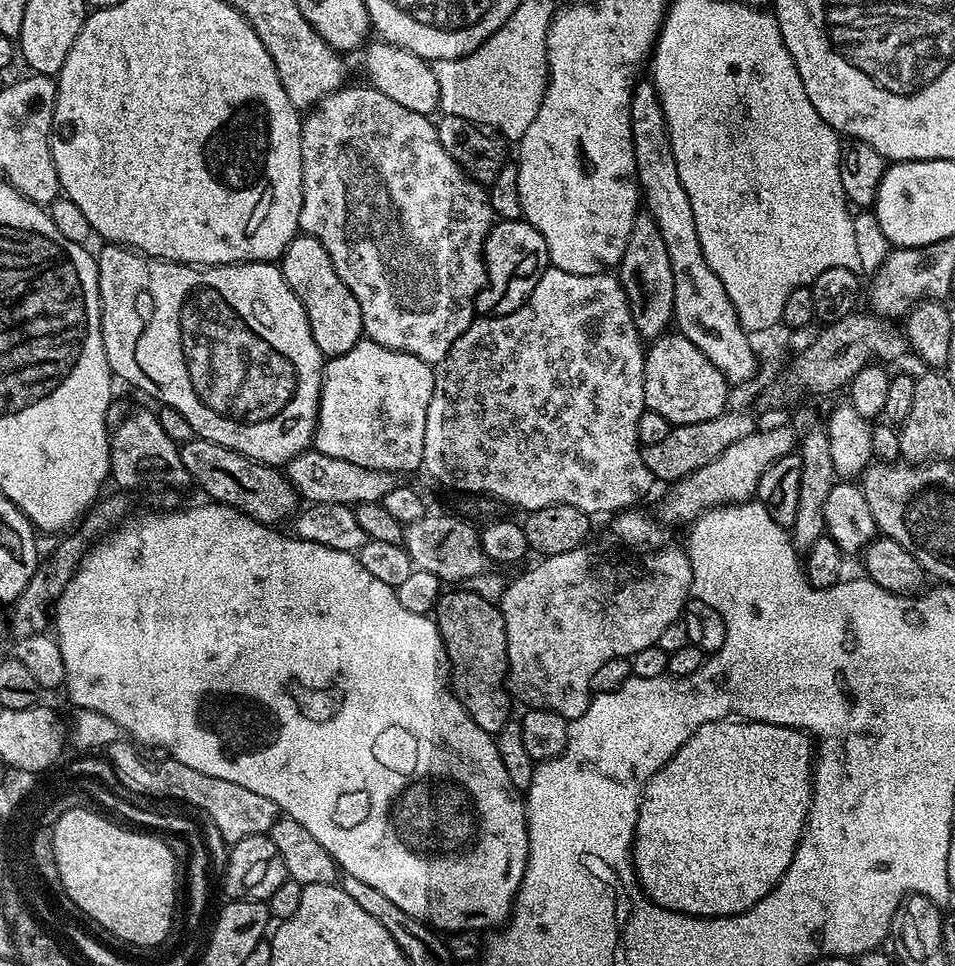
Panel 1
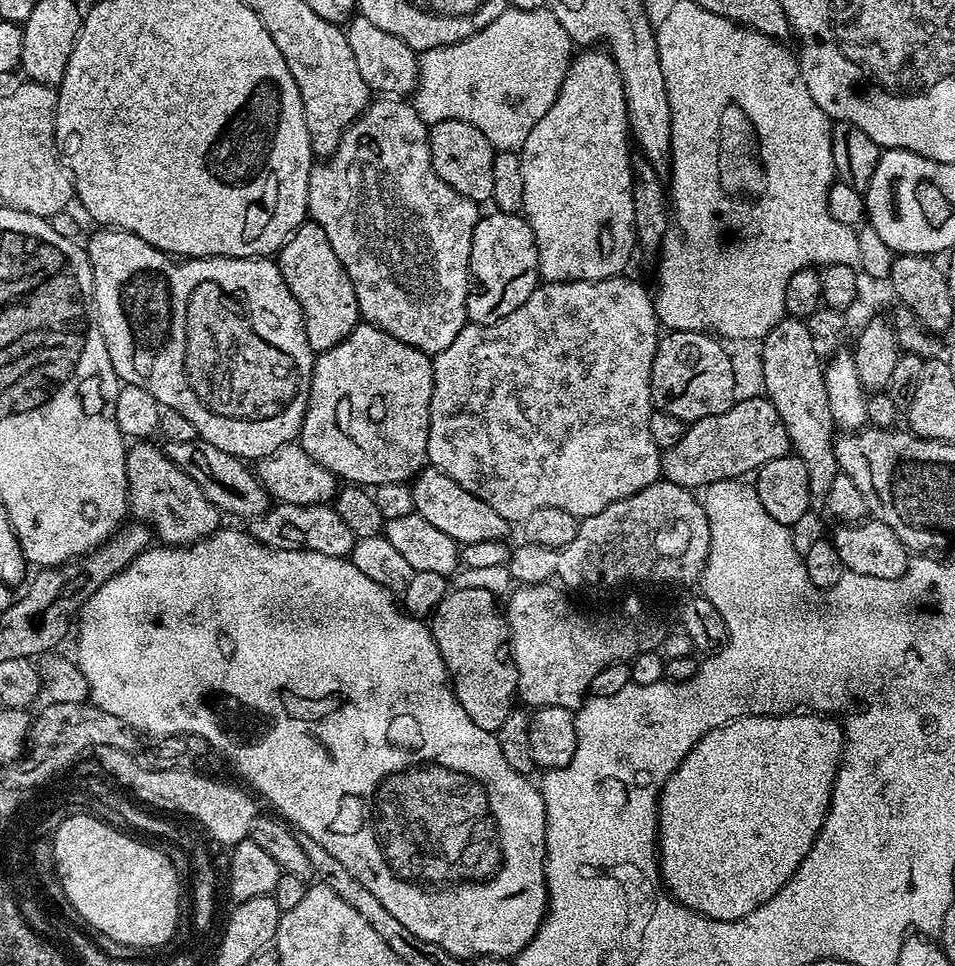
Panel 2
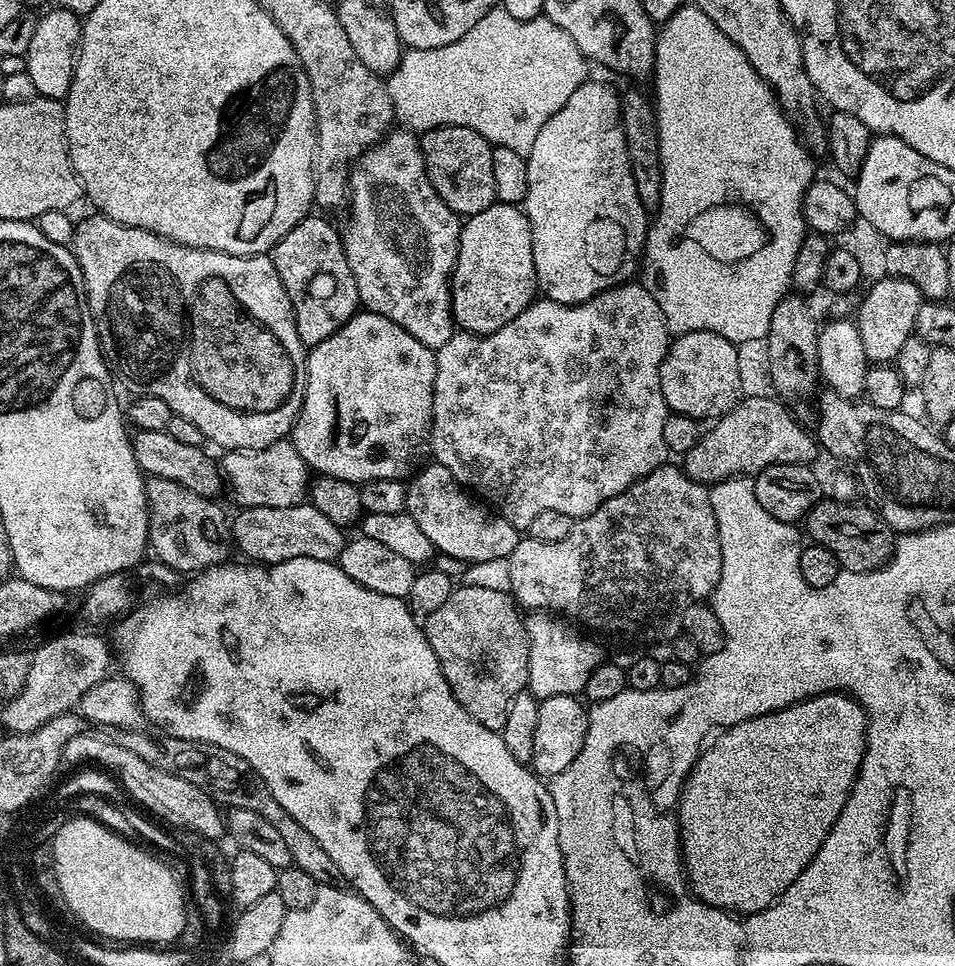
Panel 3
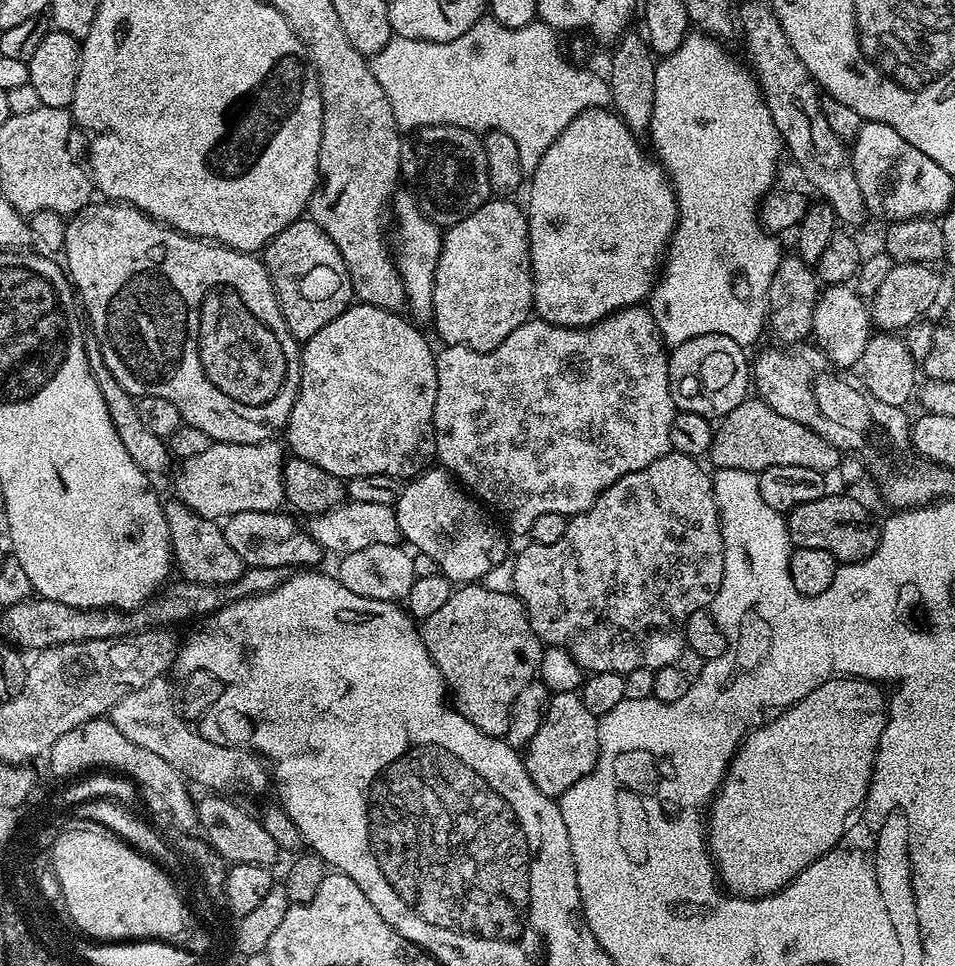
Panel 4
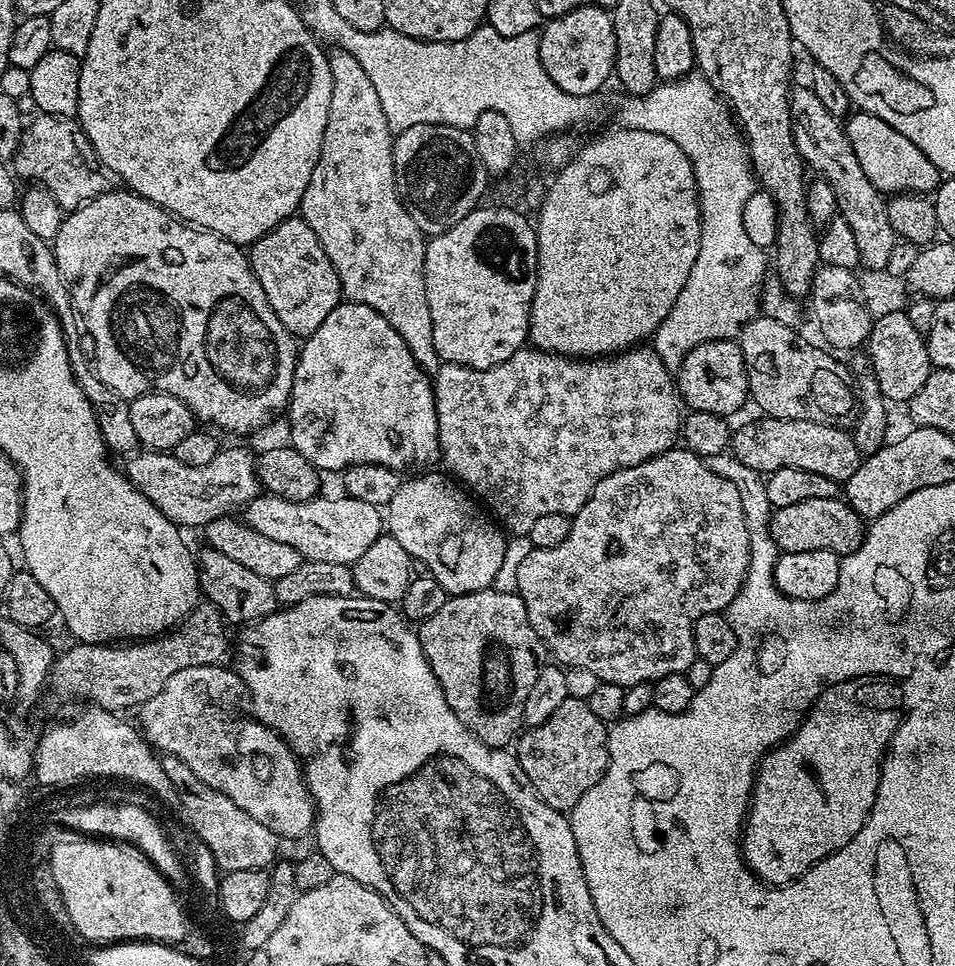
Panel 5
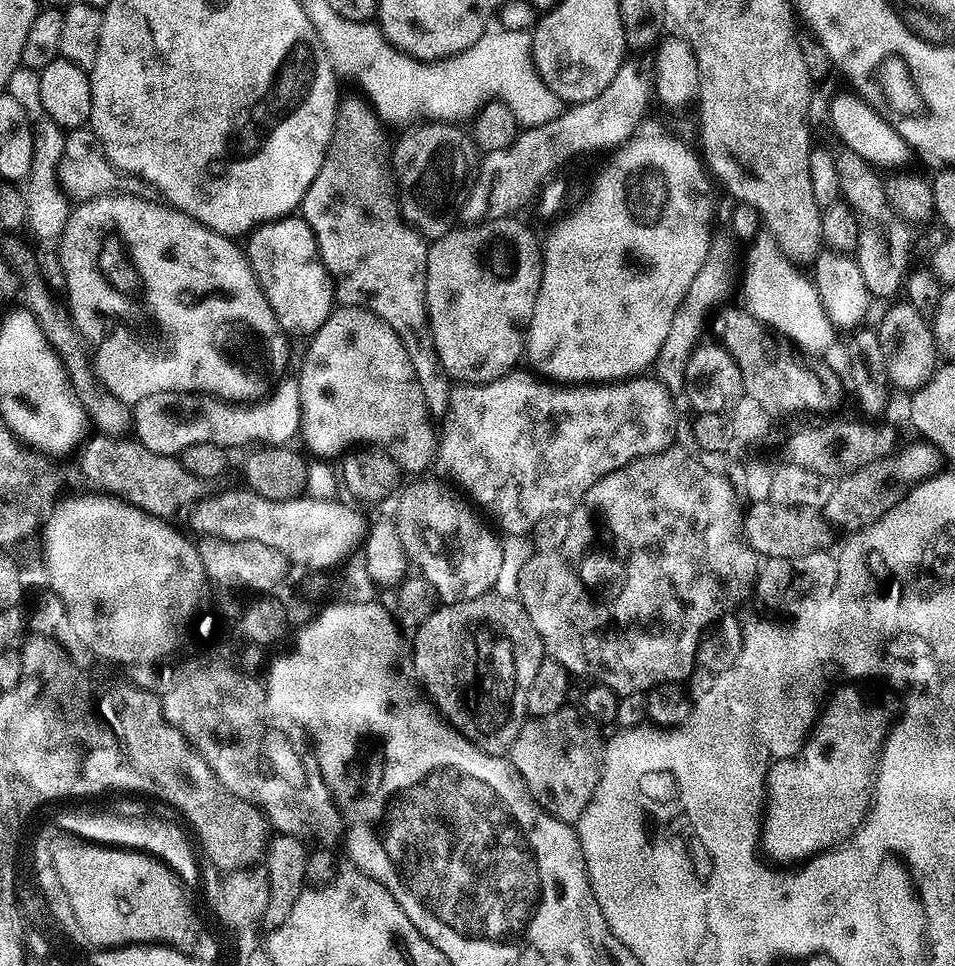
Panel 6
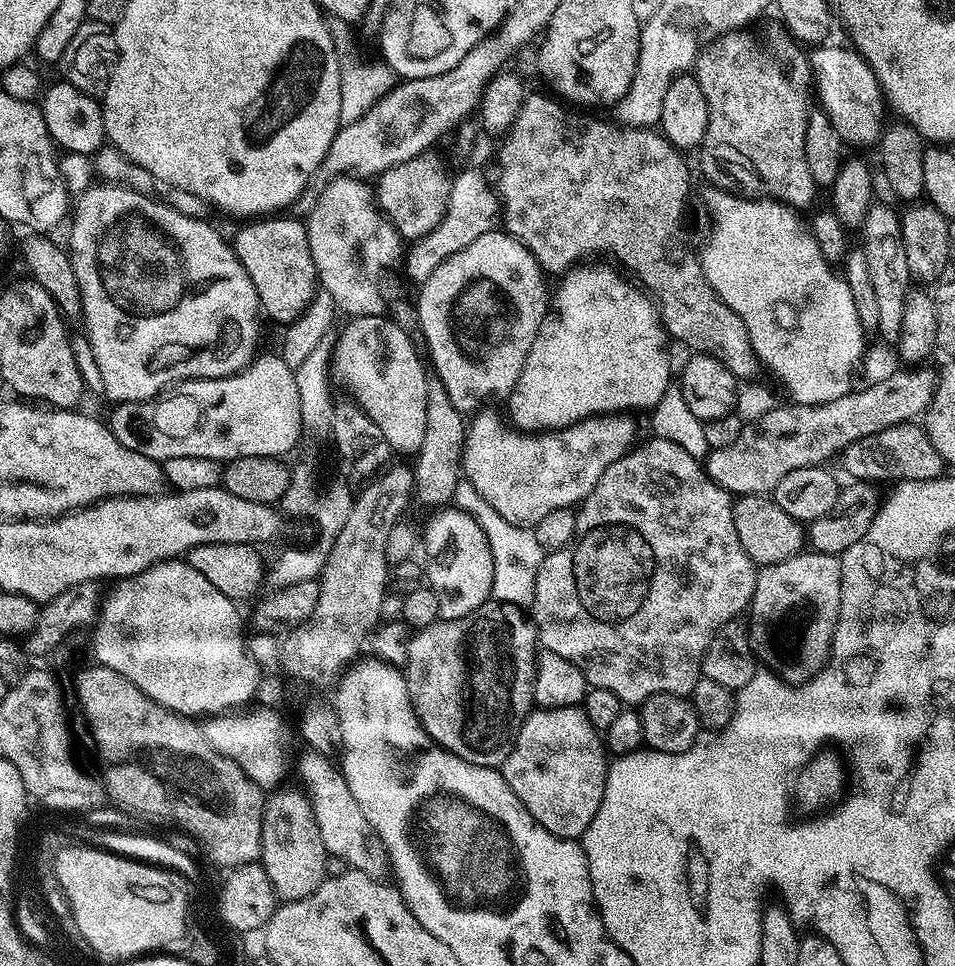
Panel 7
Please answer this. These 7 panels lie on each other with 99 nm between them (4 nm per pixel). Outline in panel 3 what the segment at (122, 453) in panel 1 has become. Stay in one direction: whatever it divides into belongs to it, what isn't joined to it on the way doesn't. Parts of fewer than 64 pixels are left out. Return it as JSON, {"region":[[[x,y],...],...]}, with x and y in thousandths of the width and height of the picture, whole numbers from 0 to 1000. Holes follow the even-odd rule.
{"region":[[[158,494],[154,498],[155,506],[155,562],[158,570],[163,570],[162,579],[166,583],[178,586],[186,594],[204,594],[213,589],[221,588],[223,584],[234,584],[245,571],[243,543],[240,531],[235,531],[225,521],[223,514],[203,511],[203,507],[195,507],[186,499],[178,499],[178,495]]]}

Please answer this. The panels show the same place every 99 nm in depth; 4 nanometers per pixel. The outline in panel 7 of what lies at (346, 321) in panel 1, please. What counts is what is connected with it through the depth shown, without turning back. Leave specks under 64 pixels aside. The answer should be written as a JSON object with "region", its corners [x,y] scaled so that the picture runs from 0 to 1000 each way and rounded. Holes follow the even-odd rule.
{"region":[[[272,226],[257,231],[260,233],[248,242],[245,256],[258,284],[262,284],[262,292],[266,292],[275,326],[301,337],[312,330],[332,306],[333,283],[325,263],[319,229],[289,227],[293,226]]]}

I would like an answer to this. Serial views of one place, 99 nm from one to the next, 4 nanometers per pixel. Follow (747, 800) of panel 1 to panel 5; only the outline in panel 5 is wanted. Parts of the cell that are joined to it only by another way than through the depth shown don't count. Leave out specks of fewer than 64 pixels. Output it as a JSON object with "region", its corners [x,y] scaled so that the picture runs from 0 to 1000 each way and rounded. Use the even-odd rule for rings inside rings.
{"region":[[[885,702],[868,707],[860,715],[854,728],[846,734],[842,744],[834,753],[834,757],[820,768],[814,770],[807,777],[801,780],[792,797],[787,813],[787,826],[783,830],[783,843],[779,847],[777,858],[779,893],[791,905],[793,911],[805,917],[826,915],[828,911],[835,911],[837,907],[844,905],[844,901],[848,901],[848,896],[852,896],[869,883],[876,882],[882,876],[886,876],[886,872],[890,872],[890,867],[894,867],[894,863],[898,863],[898,859],[903,859],[903,855],[909,850],[909,845],[913,842],[913,835],[919,822],[921,793],[926,789],[933,764],[942,751],[945,734],[948,729],[949,720],[943,709],[930,702]]]}

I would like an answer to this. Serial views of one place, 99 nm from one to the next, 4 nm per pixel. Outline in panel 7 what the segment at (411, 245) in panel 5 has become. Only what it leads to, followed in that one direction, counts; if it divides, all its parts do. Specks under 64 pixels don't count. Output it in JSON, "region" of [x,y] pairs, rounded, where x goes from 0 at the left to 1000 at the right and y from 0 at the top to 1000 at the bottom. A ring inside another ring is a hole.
{"region":[[[377,184],[345,186],[348,187],[336,197],[327,220],[320,224],[325,263],[329,267],[334,297],[338,301],[340,298],[342,308],[350,311],[353,320],[359,325],[361,323],[361,328],[412,327],[416,332],[423,333],[423,330],[430,328],[434,323],[432,312],[423,311],[424,287],[421,285],[421,274],[425,269],[424,249],[398,216],[388,189]],[[455,387],[446,395],[446,446],[442,452],[440,467],[434,473],[434,513],[444,522],[468,523],[475,511],[475,503],[484,495],[486,474],[486,448],[488,431],[471,416],[467,400]]]}

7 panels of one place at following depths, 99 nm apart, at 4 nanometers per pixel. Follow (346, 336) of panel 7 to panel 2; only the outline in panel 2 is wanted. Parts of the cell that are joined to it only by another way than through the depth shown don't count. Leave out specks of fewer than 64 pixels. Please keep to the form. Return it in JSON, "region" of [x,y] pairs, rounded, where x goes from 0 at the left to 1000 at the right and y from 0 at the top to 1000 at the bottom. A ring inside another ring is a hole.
{"region":[[[380,333],[373,336],[372,342],[365,346],[354,358],[334,365],[330,370],[327,379],[327,394],[325,395],[325,408],[318,436],[314,442],[312,459],[315,464],[329,474],[341,487],[346,487],[357,498],[374,503],[393,503],[400,499],[427,499],[445,483],[448,475],[448,454],[450,453],[450,412],[452,411],[452,375],[453,370],[447,364],[438,362],[408,346],[404,346],[398,340]]]}

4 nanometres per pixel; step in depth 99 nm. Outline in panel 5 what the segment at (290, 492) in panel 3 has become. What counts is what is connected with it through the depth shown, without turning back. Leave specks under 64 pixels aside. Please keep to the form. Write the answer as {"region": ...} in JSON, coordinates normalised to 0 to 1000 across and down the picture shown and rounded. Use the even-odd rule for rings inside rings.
{"region":[[[231,463],[230,468],[224,470],[223,477],[216,482],[191,482],[191,478],[186,478],[186,474],[182,474],[172,466],[147,466],[135,471],[133,476],[134,498],[146,509],[153,511],[153,516],[157,516],[157,520],[161,520],[161,524],[165,524],[165,528],[170,528],[170,532],[174,532],[174,536],[178,536],[178,540],[182,540],[193,549],[198,549],[197,547],[209,549],[221,538],[227,538],[229,534],[250,531],[274,509],[270,476],[266,468],[264,472],[264,468],[260,464]]]}

